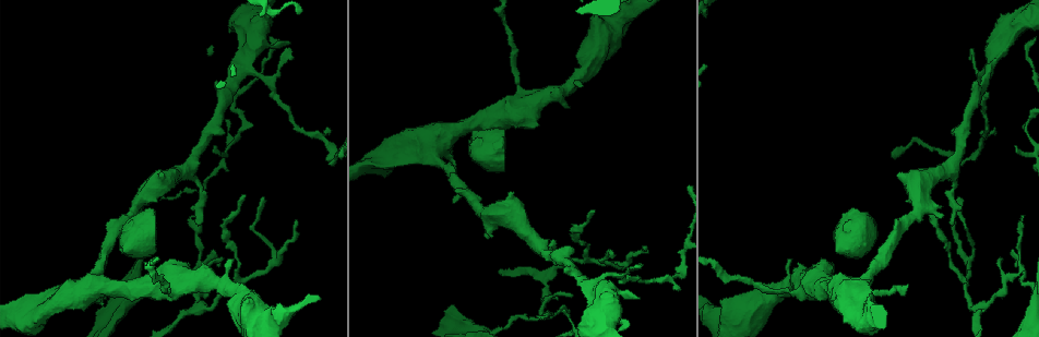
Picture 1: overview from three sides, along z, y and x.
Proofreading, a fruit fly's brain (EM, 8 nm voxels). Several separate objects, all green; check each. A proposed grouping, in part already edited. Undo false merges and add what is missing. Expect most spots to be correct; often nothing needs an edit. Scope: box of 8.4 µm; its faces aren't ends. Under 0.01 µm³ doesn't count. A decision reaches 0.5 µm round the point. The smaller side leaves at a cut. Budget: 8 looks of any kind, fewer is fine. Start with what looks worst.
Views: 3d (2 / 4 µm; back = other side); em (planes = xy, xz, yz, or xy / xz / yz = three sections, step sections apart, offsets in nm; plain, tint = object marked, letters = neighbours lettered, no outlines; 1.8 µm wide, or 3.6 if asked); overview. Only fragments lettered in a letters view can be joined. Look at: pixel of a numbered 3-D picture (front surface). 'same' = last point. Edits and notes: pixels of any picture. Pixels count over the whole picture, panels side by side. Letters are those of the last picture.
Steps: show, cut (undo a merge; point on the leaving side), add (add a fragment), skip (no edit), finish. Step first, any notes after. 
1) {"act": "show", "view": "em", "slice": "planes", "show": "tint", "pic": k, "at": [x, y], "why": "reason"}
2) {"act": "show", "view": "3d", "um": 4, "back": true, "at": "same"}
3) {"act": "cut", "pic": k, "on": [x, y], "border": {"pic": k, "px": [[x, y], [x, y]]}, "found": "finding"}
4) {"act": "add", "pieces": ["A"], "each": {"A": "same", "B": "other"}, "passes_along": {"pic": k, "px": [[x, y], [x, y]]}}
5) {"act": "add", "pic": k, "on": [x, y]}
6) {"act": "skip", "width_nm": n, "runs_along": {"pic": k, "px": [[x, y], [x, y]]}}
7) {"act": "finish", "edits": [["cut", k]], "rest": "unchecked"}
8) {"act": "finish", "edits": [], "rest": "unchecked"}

{"act": "show", "view": "em", "slice": "planes", "show": "tint", "pic": 1, "at": [987, 76], "why": "three-way junction"}

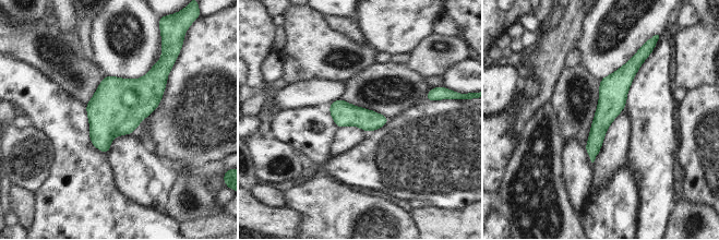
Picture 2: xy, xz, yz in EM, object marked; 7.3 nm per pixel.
{"act": "show", "view": "em", "slice": "planes", "show": "letters", "at": "same", "why": "see the neighbours"}

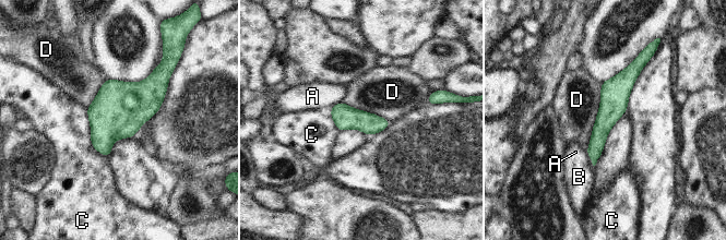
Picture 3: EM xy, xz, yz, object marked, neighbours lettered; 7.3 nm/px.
{"act": "skip", "each": {"A": "other", "B": "other", "C": "other", "D": "other"}, "runs_along": {"pic": 3, "px": [[640, 66], [615, 92], [594, 159]]}, "found": "all the same neuron"}

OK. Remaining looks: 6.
{"act": "show", "view": "em", "slice": "planes", "show": "letters", "pic": 1, "at": [545, 280], "why": "branch point"}

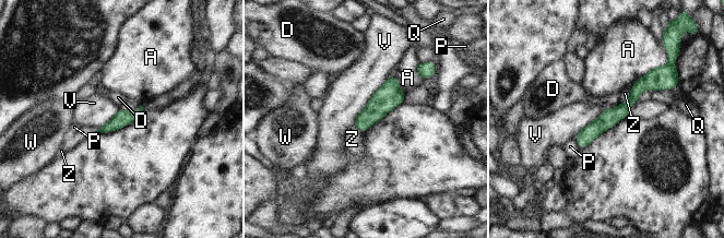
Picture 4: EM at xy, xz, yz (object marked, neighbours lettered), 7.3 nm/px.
{"act": "skip", "each": {"A": "other", "D": "other", "P": "other", "Q": "other", "V": "other", "W": "other", "Z": "other"}, "found": "all the same neuron"}

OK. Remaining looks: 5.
{"act": "show", "view": "3d", "um": 4, "pic": 1, "at": [216, 148], "why": "branch stops here"}

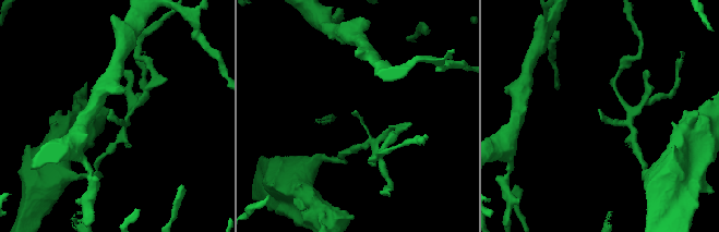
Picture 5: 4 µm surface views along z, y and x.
{"act": "show", "view": "em", "slice": "planes", "show": "letters", "pic": 5, "at": [113, 111], "why": "now the EM"}

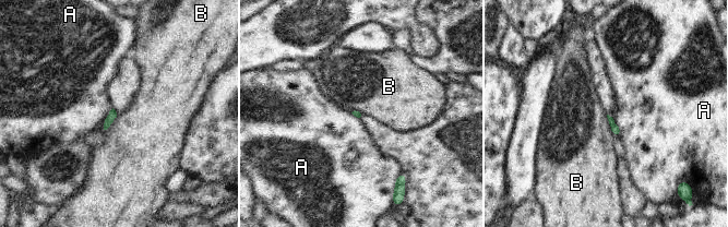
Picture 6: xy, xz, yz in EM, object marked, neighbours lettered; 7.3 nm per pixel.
{"act": "skip", "each": {"A": "other", "B": "other"}, "found": "none of them fits"}

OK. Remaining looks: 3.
{"act": "show", "view": "3d", "um": 2, "pic": 1, "at": [646, 245], "why": "thin end"}

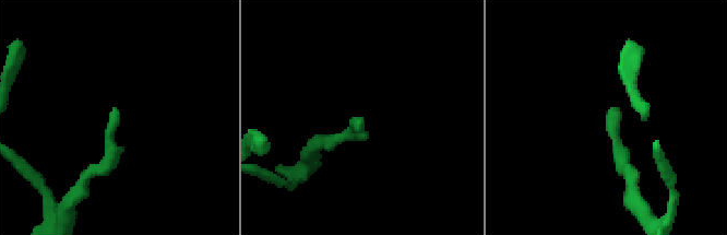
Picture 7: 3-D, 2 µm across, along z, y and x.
{"act": "show", "view": "em", "slice": "planes", "show": "letters", "pic": 7, "at": [360, 120], "why": "now the EM"}

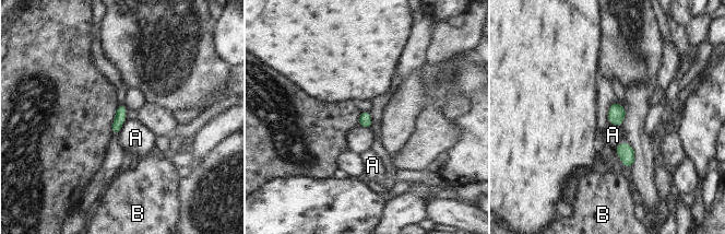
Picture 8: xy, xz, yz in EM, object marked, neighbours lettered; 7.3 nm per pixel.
{"act": "skip", "width_nm": 80, "each": {"A": "other", "B": "other"}, "border": {"pic": 8, "px": [[126, 119], [117, 133]]}, "found": "no lettered fragment goes on from it"}

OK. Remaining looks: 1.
{"act": "finish", "edits": [], "rest": "unchecked"}

